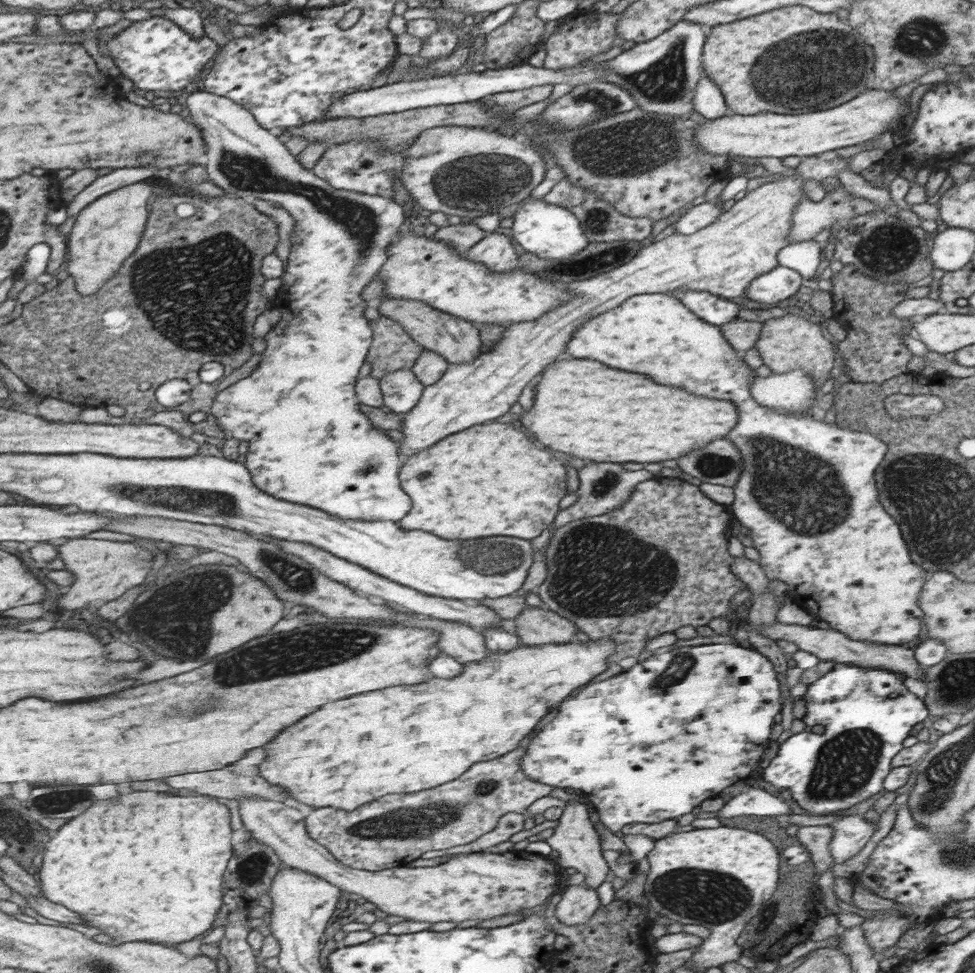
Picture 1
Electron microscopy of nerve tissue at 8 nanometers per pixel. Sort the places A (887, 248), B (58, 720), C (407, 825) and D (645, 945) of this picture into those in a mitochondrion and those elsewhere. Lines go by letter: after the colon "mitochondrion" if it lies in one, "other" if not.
A: mitochondrion
B: other
C: mitochondrion
D: other

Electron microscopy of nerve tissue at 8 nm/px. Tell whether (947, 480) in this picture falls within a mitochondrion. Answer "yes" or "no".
yes

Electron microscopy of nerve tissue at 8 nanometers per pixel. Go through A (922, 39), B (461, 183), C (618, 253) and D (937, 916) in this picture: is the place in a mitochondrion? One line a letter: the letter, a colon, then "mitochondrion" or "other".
A: mitochondrion
B: mitochondrion
C: mitochondrion
D: other

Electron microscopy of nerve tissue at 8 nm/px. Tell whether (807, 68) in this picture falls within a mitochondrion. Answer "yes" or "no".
yes

